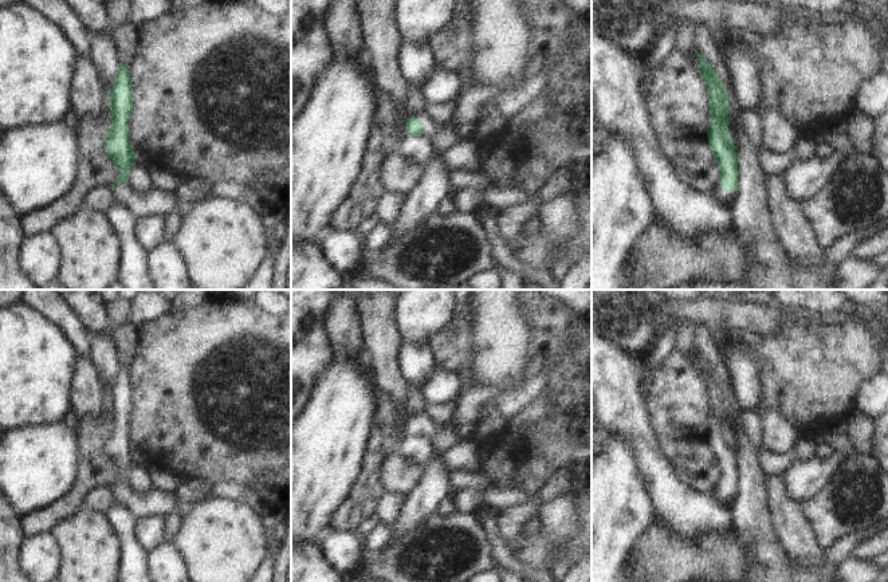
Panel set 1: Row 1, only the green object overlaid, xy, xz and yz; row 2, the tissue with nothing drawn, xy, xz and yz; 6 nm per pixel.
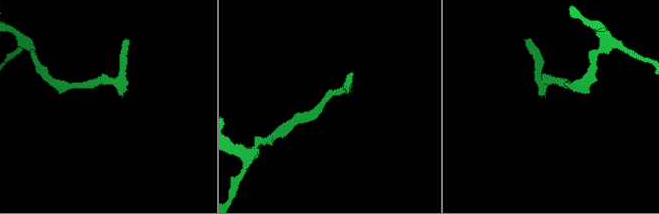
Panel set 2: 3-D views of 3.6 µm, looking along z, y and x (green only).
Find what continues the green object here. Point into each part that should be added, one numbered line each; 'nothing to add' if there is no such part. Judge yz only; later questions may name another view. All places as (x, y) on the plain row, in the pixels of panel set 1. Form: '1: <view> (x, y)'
1: yz (720, 495)

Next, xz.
1: xz (441, 437)

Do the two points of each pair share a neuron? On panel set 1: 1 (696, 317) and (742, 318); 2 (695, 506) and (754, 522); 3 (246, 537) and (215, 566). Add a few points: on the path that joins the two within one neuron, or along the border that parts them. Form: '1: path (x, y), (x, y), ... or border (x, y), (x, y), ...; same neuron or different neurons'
1: path (707, 317), (731, 317); same neuron
2: border (730, 511), (733, 529); different neurons
3: path (238, 543), (223, 558); same neuron

